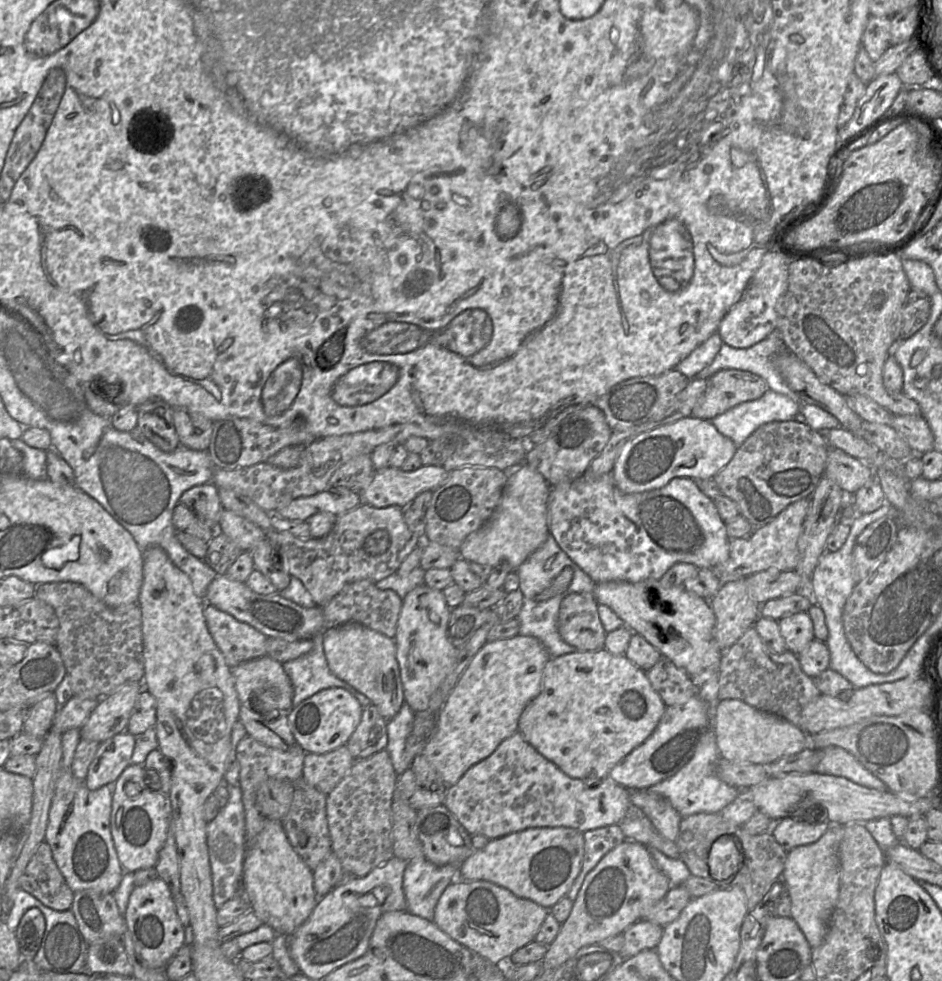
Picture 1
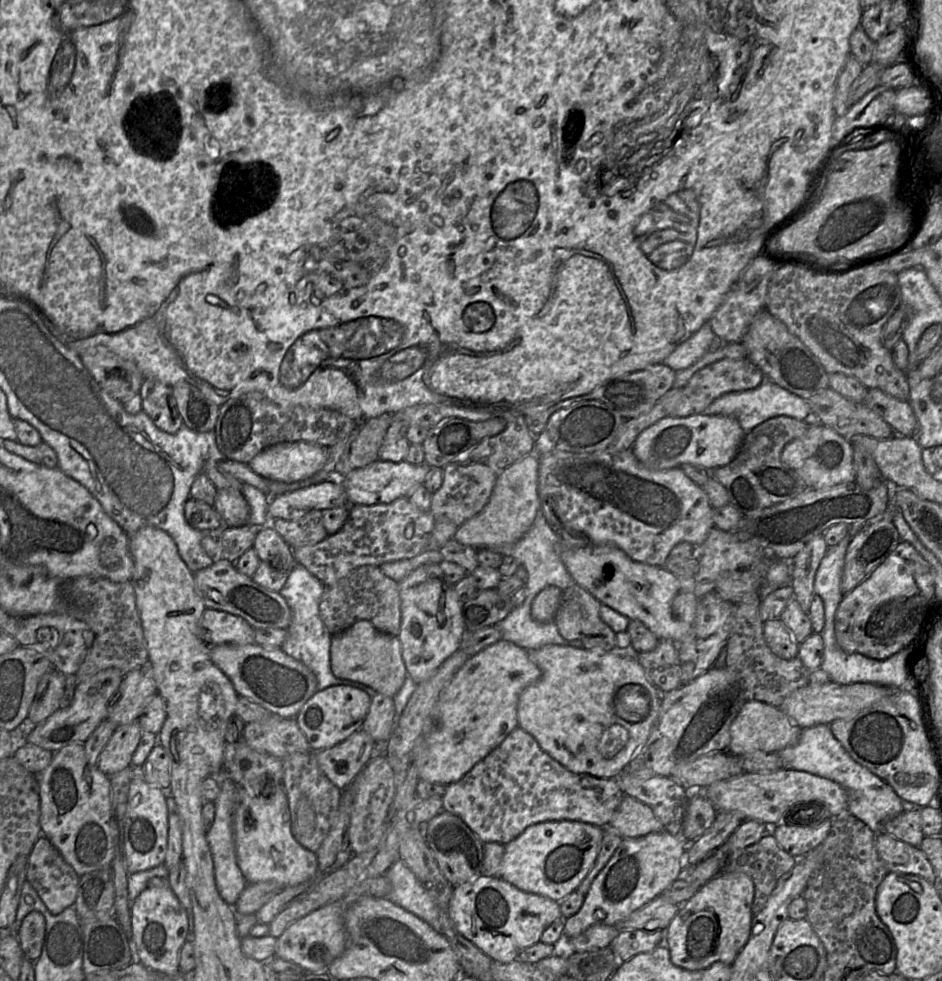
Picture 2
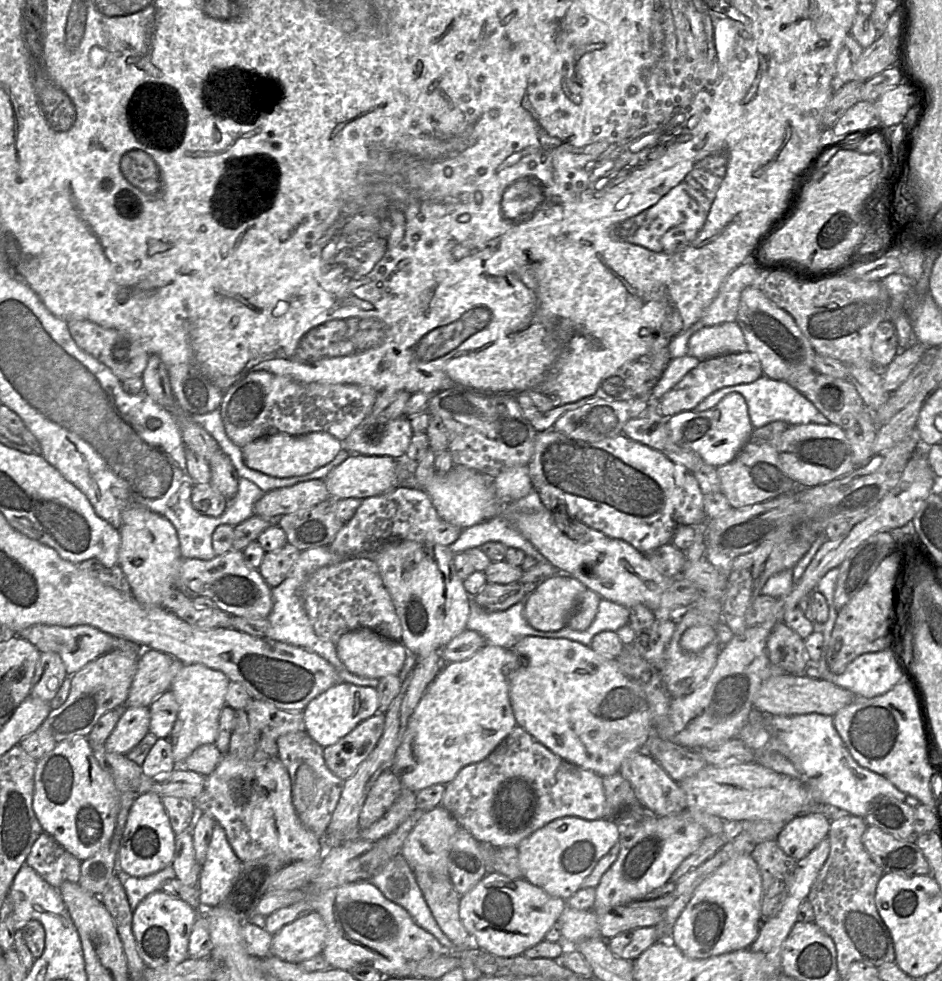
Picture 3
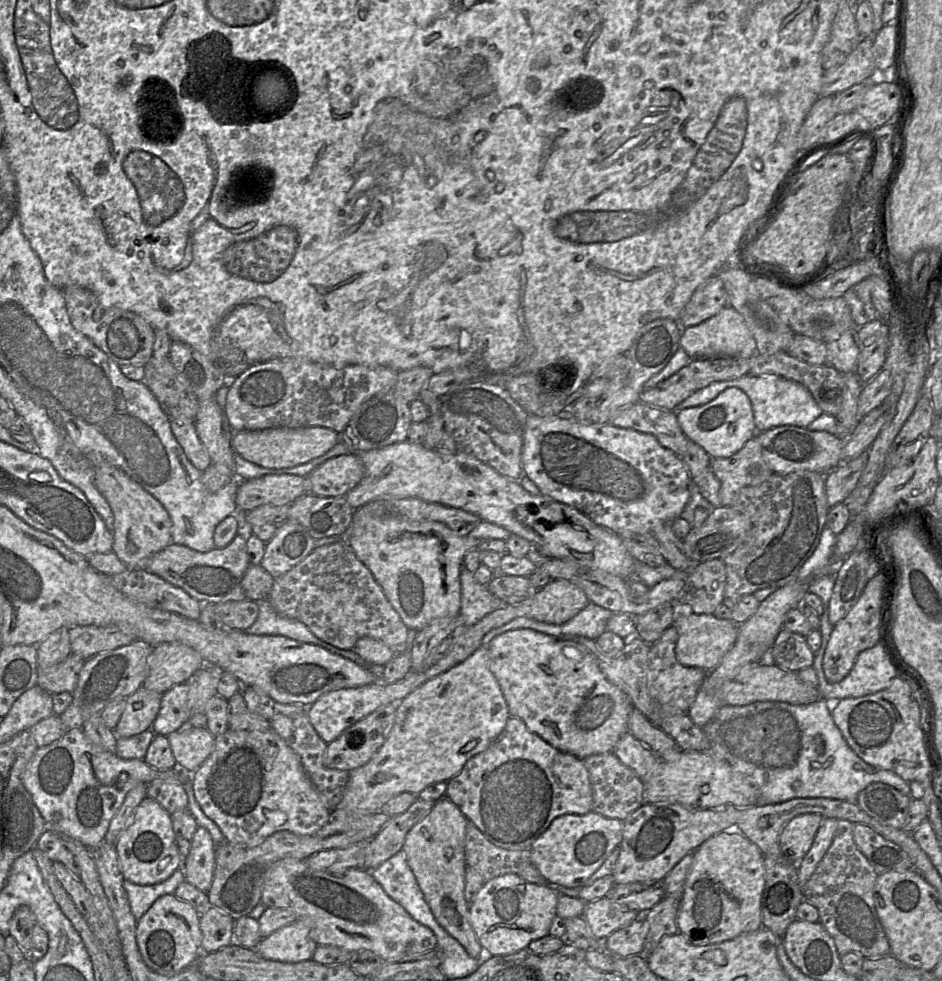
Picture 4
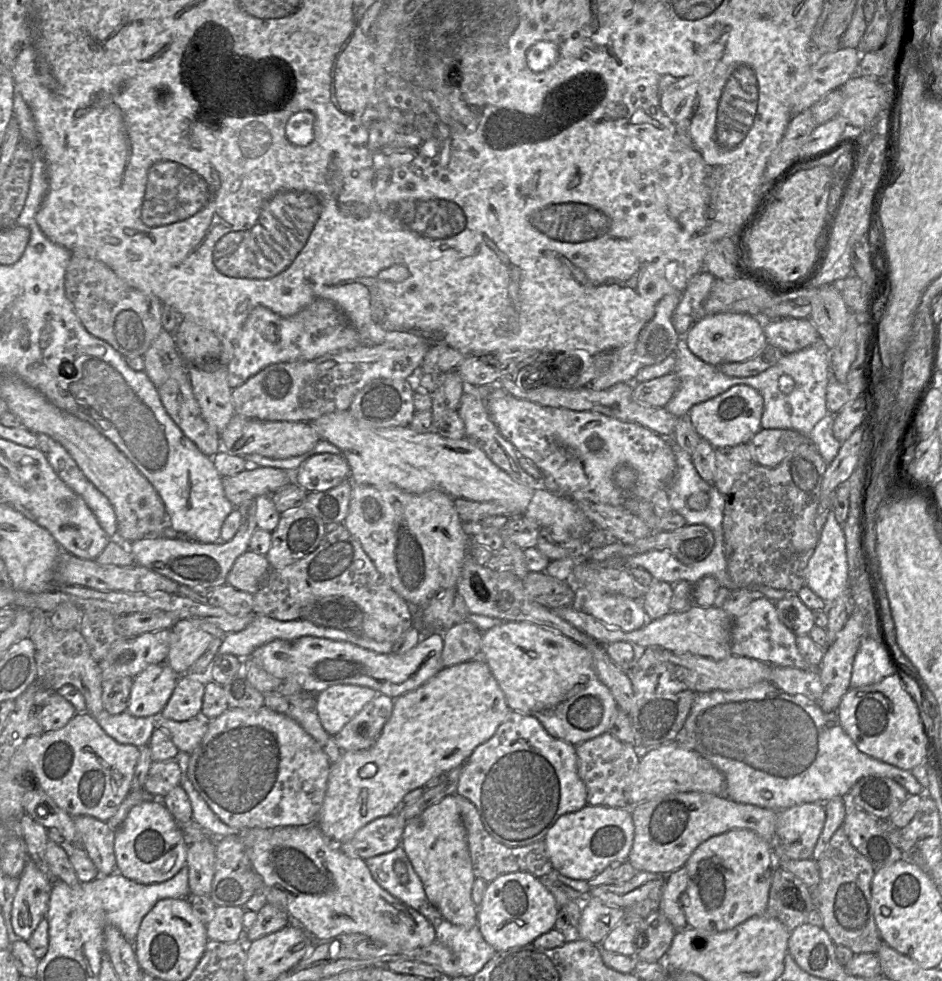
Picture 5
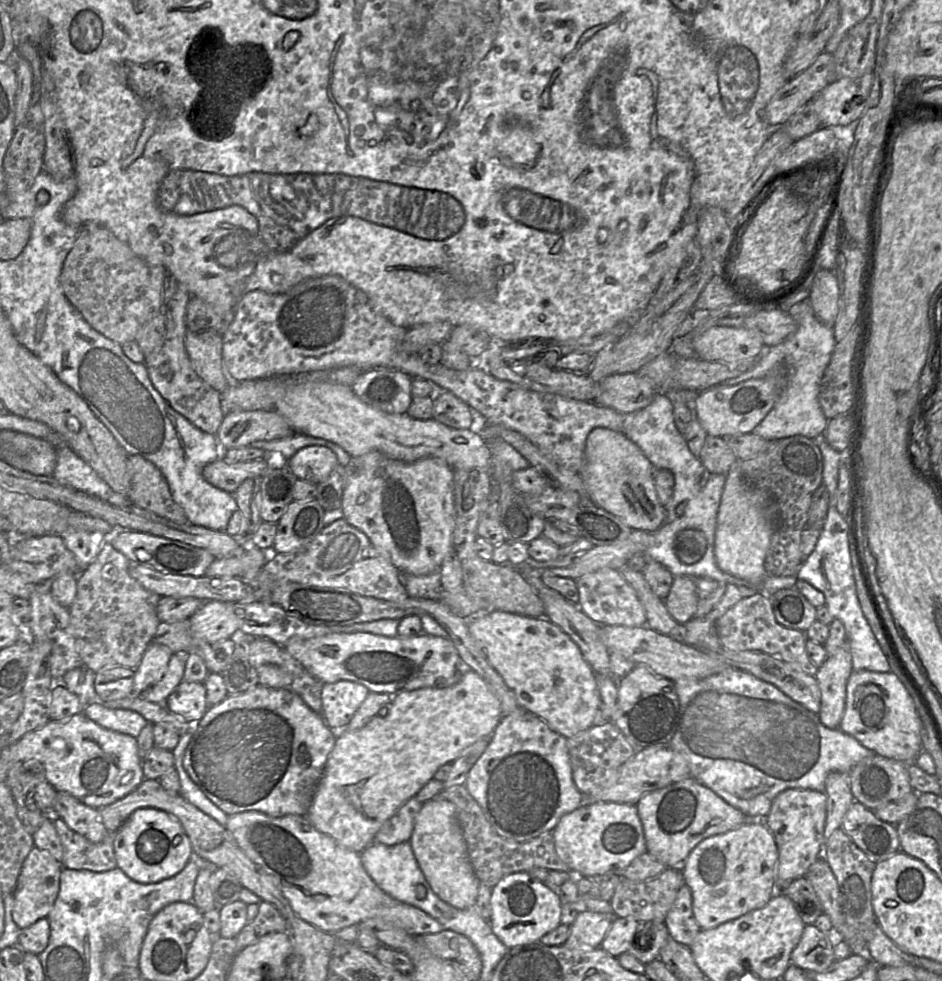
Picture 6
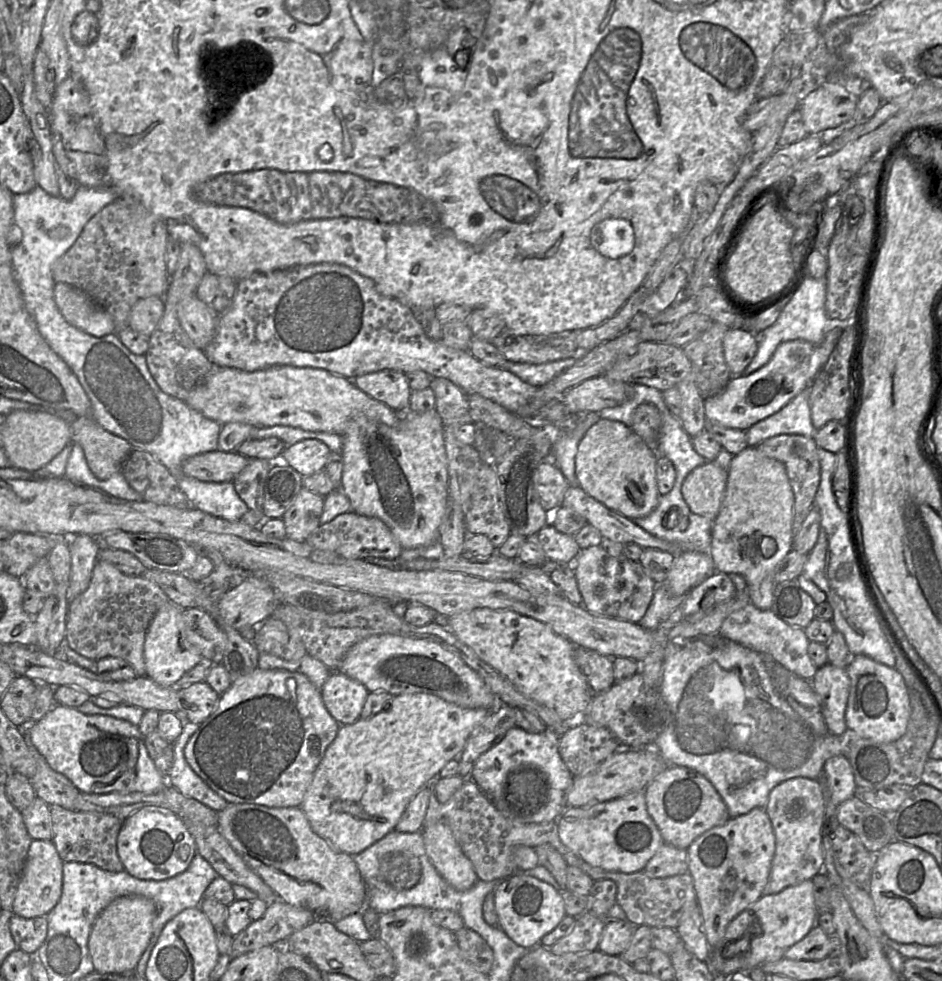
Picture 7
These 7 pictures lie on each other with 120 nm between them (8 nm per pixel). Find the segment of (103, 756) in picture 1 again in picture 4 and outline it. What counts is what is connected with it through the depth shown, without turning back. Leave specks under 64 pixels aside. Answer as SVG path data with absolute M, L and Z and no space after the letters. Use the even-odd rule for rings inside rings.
M141 686L128 696L125 709L113 729L116 737L130 737L150 729L159 712L162 694Z

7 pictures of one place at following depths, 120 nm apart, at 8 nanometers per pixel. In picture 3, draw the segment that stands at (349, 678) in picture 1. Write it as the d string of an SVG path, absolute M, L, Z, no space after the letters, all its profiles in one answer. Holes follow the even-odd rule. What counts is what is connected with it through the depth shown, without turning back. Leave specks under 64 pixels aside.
M358 628L343 634L335 643L337 655L352 673L364 678L381 679L387 675L399 675L407 658L407 649L401 641L382 636L370 628Z

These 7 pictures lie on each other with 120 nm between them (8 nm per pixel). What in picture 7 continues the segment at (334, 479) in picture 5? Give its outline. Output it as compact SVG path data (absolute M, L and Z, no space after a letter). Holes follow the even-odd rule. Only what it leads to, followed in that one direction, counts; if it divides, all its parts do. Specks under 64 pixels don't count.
M304 439L285 447L280 454L289 466L306 477L325 469L330 451L329 447L319 440Z

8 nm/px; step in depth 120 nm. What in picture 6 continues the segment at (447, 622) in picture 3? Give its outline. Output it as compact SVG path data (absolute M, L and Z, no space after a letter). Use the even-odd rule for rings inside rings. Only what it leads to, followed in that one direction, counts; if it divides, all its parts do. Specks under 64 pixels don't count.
M372 450L358 457L351 457L345 471L346 482L341 507L343 518L361 530L376 548L387 552L400 573L427 576L440 571L444 561L454 551L454 479L448 464L436 457L407 463Z

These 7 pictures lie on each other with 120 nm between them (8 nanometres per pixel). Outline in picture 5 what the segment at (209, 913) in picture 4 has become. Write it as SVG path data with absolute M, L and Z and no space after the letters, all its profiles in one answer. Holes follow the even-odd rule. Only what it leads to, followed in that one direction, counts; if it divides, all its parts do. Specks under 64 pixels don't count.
M216 906L212 920L206 924L209 940L232 943L242 937L245 907Z

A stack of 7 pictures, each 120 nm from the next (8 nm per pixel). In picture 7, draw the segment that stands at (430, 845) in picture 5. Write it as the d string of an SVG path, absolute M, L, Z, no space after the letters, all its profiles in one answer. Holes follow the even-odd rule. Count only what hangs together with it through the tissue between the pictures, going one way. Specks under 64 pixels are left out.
M437 821L423 826L421 833L426 854L440 876L459 891L469 890L478 878L448 824Z

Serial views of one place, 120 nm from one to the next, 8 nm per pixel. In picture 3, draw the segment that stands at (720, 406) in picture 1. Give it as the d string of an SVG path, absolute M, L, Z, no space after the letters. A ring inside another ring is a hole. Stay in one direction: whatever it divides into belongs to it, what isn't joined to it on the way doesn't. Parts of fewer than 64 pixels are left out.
M750 352L726 353L701 360L673 388L657 402L661 415L669 418L684 411L692 411L702 400L717 390L739 384L752 383L763 376L758 359Z

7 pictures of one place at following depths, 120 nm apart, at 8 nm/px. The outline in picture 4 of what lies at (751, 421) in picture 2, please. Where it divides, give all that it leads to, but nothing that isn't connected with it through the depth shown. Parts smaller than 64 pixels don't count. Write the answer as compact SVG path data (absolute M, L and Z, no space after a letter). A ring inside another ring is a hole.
M748 374L734 380L713 382L686 398L676 407L675 412L705 405L715 399L721 392L731 387L742 390L750 399L757 433L765 432L778 426L792 425L808 428L811 431L826 431L839 436L839 425L836 417L824 413L805 386L776 375L753 376Z

